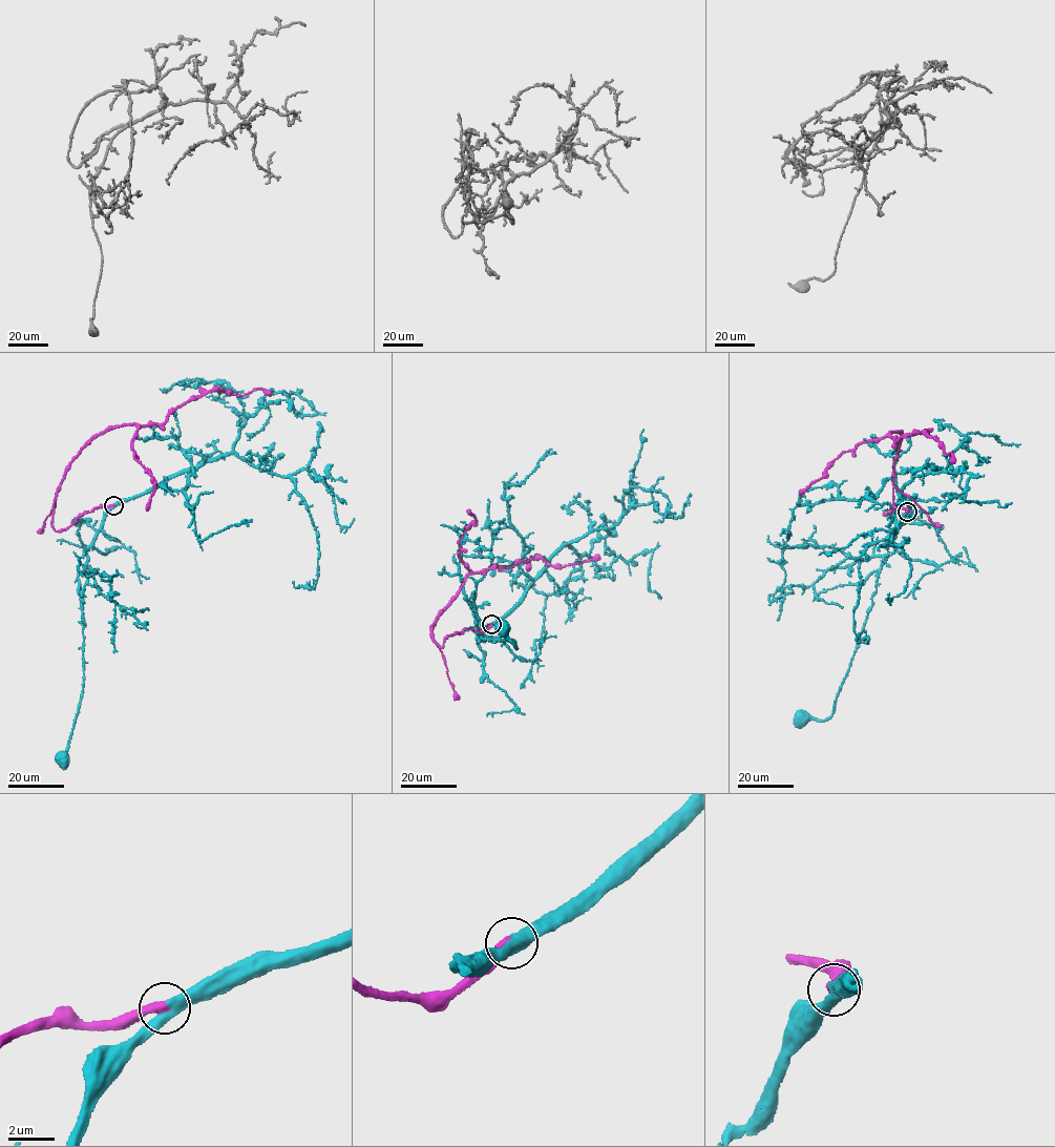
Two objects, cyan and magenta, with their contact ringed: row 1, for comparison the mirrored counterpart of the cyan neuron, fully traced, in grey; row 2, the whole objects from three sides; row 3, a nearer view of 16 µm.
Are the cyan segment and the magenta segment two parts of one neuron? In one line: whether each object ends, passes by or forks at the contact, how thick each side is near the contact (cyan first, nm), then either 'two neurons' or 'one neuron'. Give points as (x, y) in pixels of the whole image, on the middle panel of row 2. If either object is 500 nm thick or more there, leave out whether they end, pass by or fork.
cyan passes by; magenta ends; calibres 420 and 480 nm; one neuron

